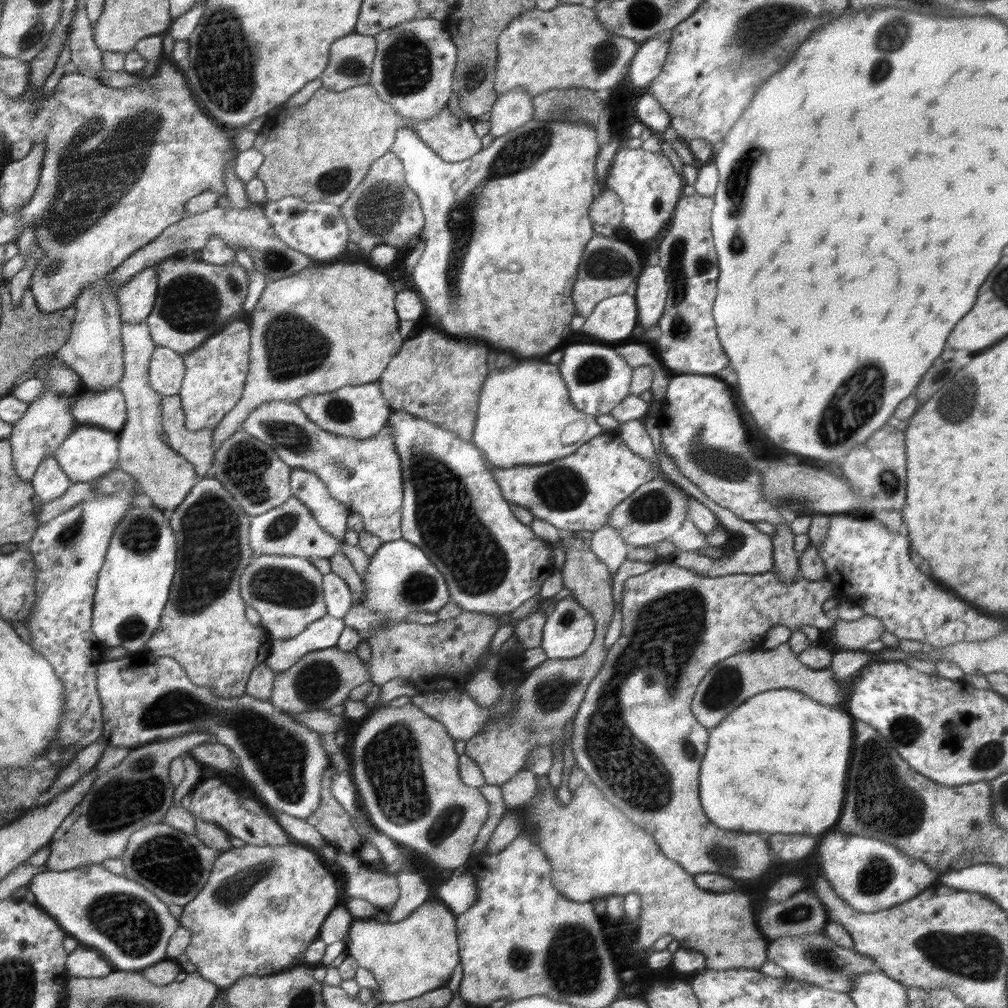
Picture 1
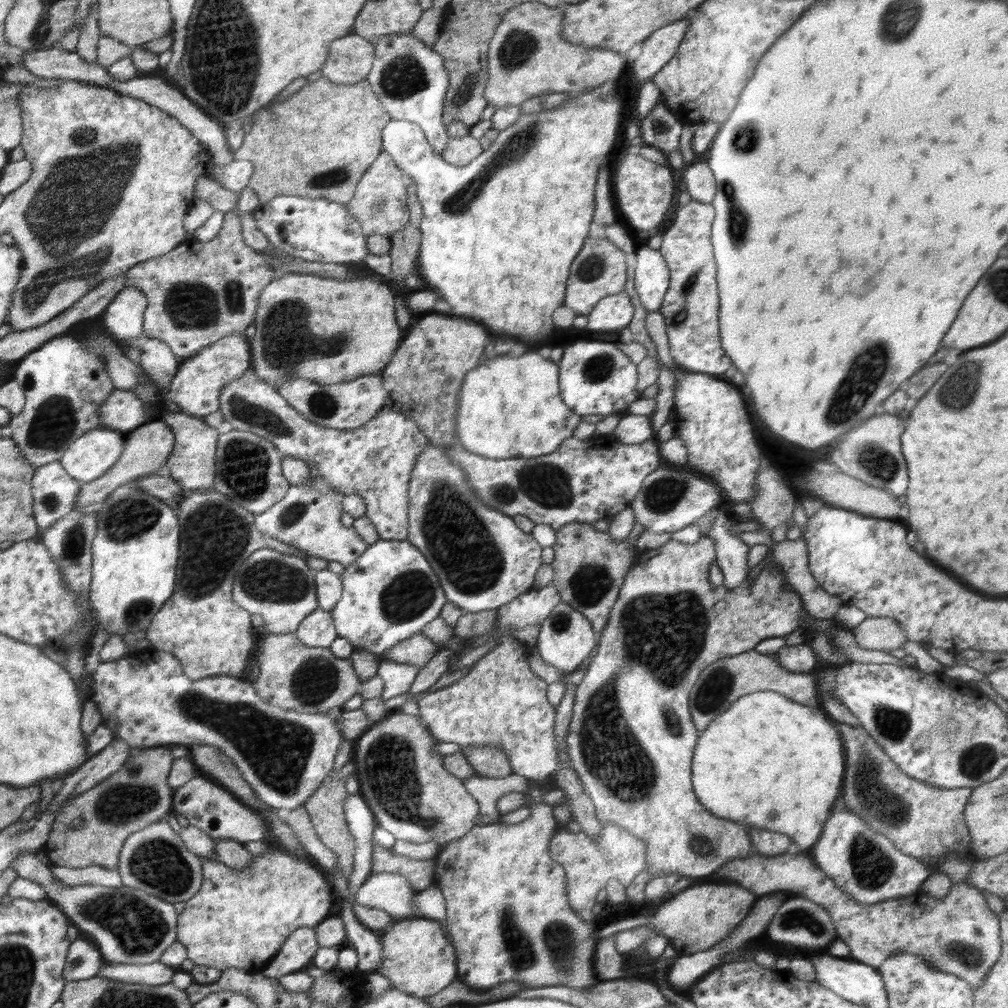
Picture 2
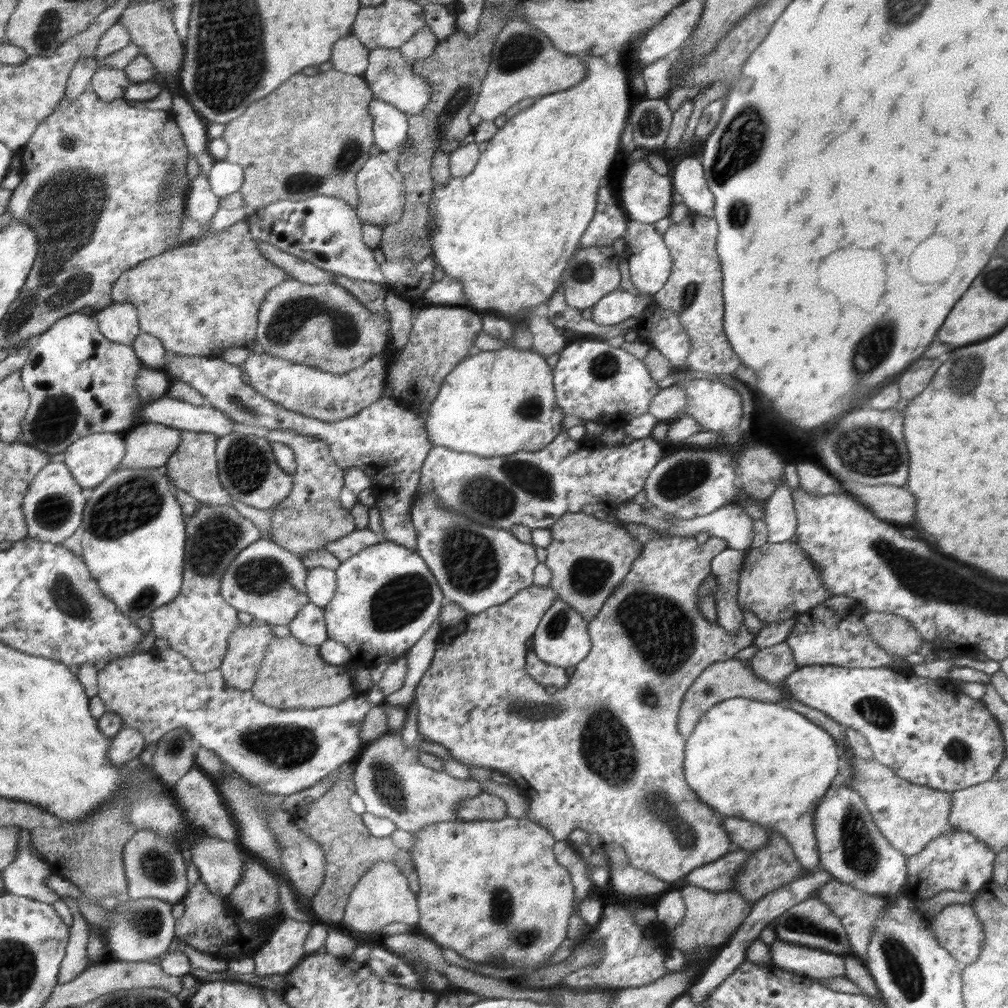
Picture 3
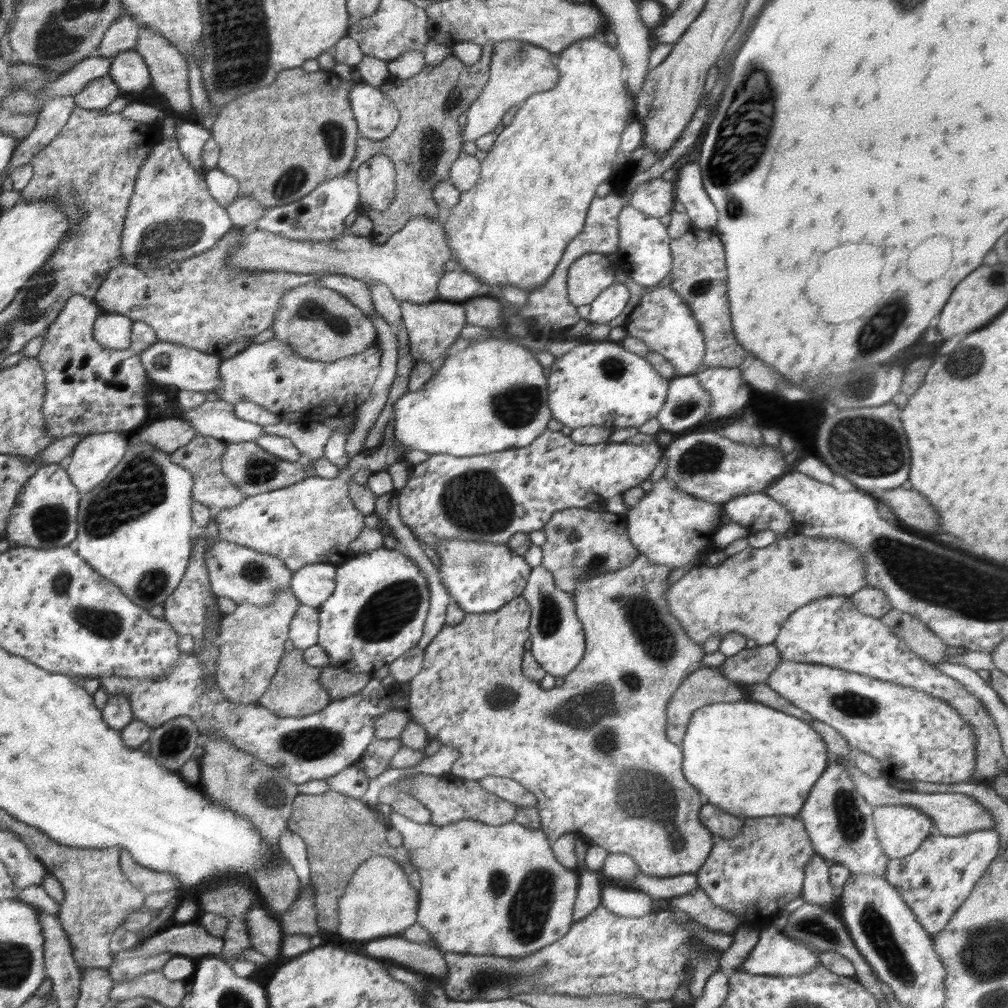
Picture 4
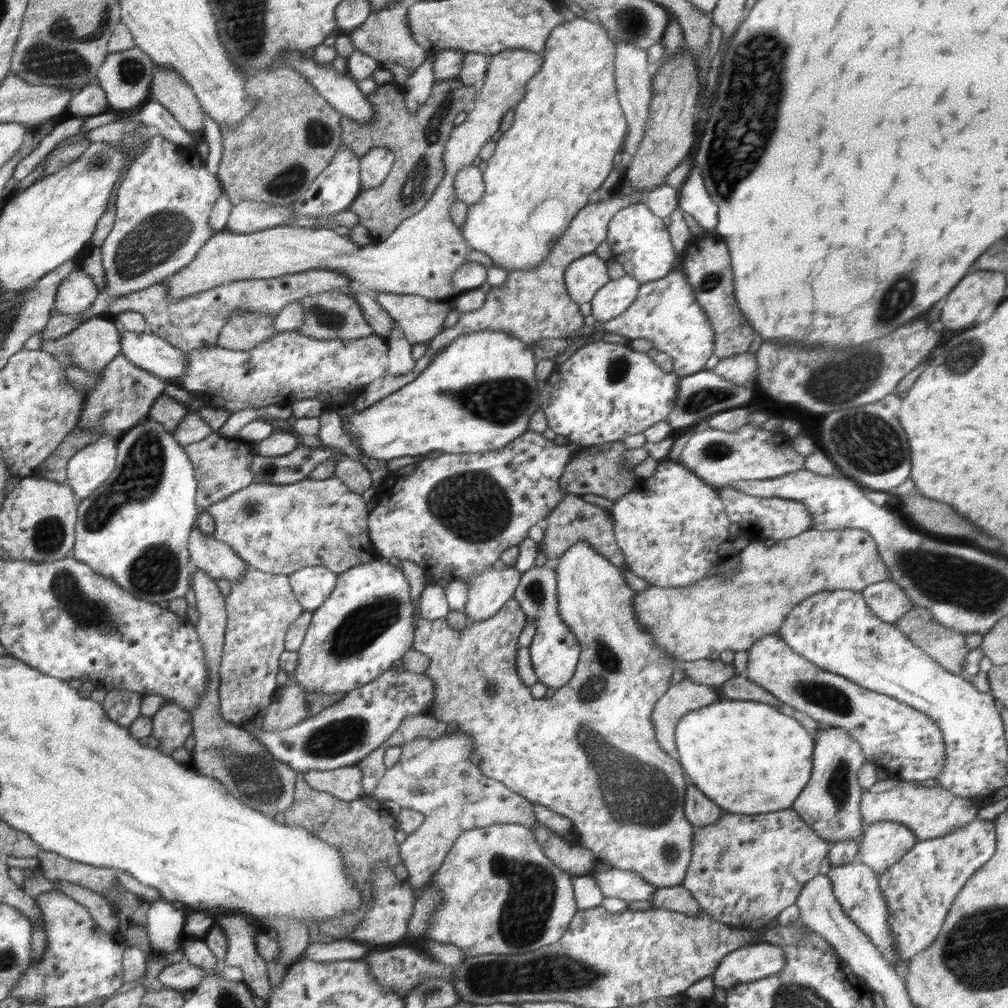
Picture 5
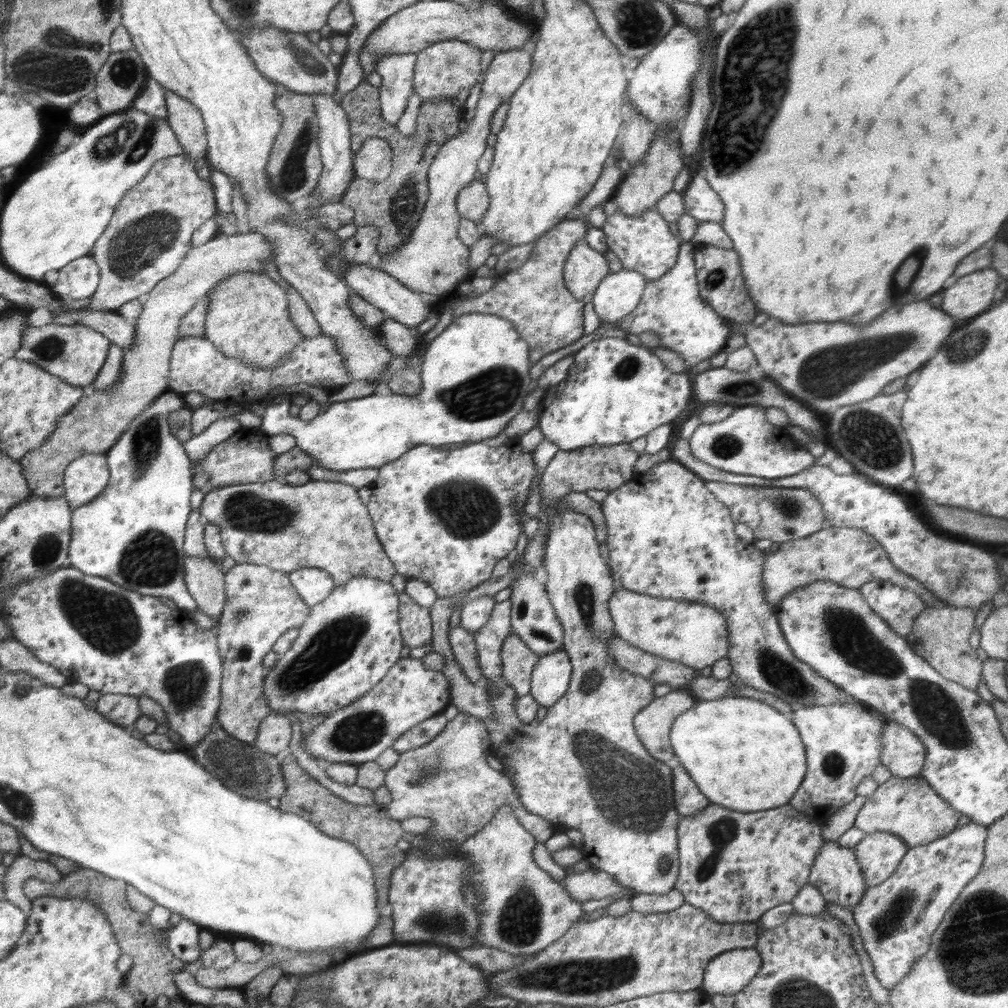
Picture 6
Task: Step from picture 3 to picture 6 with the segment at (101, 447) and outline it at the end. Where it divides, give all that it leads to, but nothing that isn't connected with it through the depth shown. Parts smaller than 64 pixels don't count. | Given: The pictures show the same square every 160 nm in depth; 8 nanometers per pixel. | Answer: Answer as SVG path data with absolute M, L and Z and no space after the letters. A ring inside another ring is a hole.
M105 453L83 454L65 469L66 500L73 510L93 501L106 488L109 470Z

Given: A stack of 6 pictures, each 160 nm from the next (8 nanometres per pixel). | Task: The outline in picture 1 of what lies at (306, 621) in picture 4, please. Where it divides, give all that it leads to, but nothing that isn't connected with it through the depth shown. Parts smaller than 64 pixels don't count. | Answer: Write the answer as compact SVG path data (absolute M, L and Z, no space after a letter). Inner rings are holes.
M327 612L322 618L309 624L298 636L284 640L272 640L268 668L281 673L298 662L309 652L332 648L338 642L345 624L343 619L334 618Z

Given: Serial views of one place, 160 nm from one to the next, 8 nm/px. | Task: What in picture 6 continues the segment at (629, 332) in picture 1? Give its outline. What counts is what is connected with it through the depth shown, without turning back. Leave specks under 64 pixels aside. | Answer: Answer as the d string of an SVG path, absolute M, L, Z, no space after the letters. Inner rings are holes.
M623 268L608 273L600 281L591 301L600 321L618 323L633 312L640 303L647 281L637 270Z

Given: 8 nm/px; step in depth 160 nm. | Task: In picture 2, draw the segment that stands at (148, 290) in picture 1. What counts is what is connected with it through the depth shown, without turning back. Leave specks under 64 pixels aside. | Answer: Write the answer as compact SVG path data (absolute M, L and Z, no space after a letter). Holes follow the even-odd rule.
M136 287L124 288L102 313L102 326L120 344L140 341L148 307L149 300L143 291Z

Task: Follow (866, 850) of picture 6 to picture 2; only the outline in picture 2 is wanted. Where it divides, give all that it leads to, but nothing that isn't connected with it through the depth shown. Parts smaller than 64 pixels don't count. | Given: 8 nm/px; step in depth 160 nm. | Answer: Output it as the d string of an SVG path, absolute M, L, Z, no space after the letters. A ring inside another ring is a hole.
M832 721L840 733L845 754L844 782L842 782L843 805L852 814L858 814L874 832L886 836L900 852L920 861L932 864L942 857L945 858L948 853L954 853L959 857L975 858L971 850L972 837L964 820L964 810L966 810L966 804L970 802L974 789L944 789L910 778L898 769L896 763L890 760L882 747L862 726L854 728L838 721Z

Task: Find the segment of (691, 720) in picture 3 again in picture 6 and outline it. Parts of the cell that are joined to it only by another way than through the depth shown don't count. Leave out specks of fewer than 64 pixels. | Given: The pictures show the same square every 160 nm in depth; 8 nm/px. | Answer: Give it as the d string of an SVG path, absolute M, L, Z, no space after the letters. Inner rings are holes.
M674 688L670 693L656 697L634 717L636 734L656 760L666 762L674 758L669 739L672 723L679 714L686 712L697 702L697 698L687 690Z

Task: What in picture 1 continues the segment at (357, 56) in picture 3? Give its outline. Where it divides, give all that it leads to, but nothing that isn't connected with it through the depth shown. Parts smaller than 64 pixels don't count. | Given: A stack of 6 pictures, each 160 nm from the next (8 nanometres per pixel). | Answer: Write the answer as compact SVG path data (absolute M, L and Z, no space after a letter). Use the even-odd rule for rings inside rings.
M360 33L336 39L334 50L329 52L326 74L321 74L321 86L334 92L366 86L371 77L373 60L377 51L374 36Z

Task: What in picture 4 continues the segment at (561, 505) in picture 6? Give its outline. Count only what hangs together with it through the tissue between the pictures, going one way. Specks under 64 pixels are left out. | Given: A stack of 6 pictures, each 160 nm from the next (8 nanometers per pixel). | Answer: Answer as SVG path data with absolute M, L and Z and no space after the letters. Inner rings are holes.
M587 508L556 511L542 528L546 542L540 546L543 552L541 566L553 574L560 590L573 596L575 588L592 575L624 569L639 557L638 549L631 545L626 534L626 527L627 517L624 513L598 512Z

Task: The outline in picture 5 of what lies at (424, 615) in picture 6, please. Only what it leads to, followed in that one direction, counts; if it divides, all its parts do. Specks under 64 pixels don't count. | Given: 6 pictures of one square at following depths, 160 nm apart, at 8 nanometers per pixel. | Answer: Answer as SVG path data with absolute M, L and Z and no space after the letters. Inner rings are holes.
M576 541L571 547L568 547L568 550L565 550L563 552L563 555L557 561L558 566L553 566L553 569L555 570L557 576L557 604L559 609L559 617L562 619L562 622L564 624L568 625L570 632L574 634L574 636L577 638L578 644L580 645L580 654L576 665L576 670L574 671L572 678L567 682L566 685L564 685L562 688L559 688L550 699L546 699L545 697L542 699L534 699L530 694L530 687L526 686L517 675L516 651L519 648L518 637L520 636L523 630L527 616L525 612L521 609L518 602L516 602L516 599L511 598L508 602L505 602L502 605L502 608L500 608L500 610L496 612L494 616L491 616L486 620L482 620L480 622L470 622L470 625L467 626L464 630L452 630L452 628L450 628L450 625L447 623L446 618L430 620L425 619L422 616L421 609L419 609L419 598L421 597L421 592L424 590L425 587L424 571L422 571L422 569L418 567L418 565L414 564L414 562L410 562L409 560L401 561L402 572L405 572L405 577L408 578L409 581L409 590L412 592L413 622L417 623L416 634L414 635L415 640L413 641L413 649L417 650L418 652L422 652L426 654L426 656L430 657L430 664L428 665L428 668L425 670L424 674L428 675L435 682L435 700L431 703L431 706L427 710L426 714L432 715L434 718L437 718L438 720L441 720L446 724L452 721L456 722L458 731L462 731L463 733L469 734L473 738L473 754L482 758L482 761L480 761L480 763L478 763L476 766L478 766L478 770L482 771L482 774L484 774L484 776L488 776L488 778L492 778L497 782L502 782L502 784L504 784L508 789L512 790L512 792L522 796L523 798L526 798L529 803L536 803L536 805L544 806L546 809L549 809L550 811L554 812L554 814L560 814L560 816L569 818L573 824L572 835L578 837L580 847L588 848L588 850L594 853L597 862L609 862L609 864L611 864L614 869L619 868L620 870L629 870L632 872L637 872L637 874L639 874L645 880L645 882L651 884L652 886L657 886L658 889L662 887L670 887L676 884L681 884L681 882L684 880L687 868L690 866L692 840L694 840L694 832L696 829L692 827L692 825L690 824L690 822L688 822L688 819L684 815L684 800L686 800L686 788L688 788L690 782L688 781L684 770L682 770L682 766L680 766L679 760L673 759L667 752L664 752L664 750L662 750L658 746L655 737L655 732L651 725L652 721L650 720L656 702L658 702L658 699L670 688L670 678L672 678L672 674L674 674L674 670L676 669L675 664L673 664L676 658L673 654L670 654L665 648L658 646L657 642L655 641L655 638L653 638L653 636L651 636L651 634L649 634L649 632L647 632L647 630L645 630L645 628L643 628L643 626L641 626L639 622L637 622L637 618L635 618L635 612L633 611L633 596L637 592L634 591L631 587L628 587L628 585L626 585L624 575L621 575L621 573L623 573L622 570L620 570L620 568L616 567L615 565L612 565L607 558L604 558L604 556L602 556L596 549L593 549L592 545L588 541Z

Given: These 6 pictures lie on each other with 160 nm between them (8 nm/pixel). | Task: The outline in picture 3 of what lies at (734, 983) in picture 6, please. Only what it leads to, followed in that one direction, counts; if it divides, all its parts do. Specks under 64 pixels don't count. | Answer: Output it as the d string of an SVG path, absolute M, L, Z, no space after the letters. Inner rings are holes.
M775 939L769 946L773 965L796 975L812 979L845 976L842 956L822 949L813 949L796 943Z

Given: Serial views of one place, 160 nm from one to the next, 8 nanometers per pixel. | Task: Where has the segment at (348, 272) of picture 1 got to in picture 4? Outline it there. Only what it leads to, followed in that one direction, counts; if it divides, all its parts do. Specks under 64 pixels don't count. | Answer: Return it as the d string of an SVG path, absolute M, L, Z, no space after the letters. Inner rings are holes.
M314 282L286 292L270 329L274 332L274 339L285 342L294 354L316 362L350 358L378 344L376 325L362 310L338 291L322 288Z

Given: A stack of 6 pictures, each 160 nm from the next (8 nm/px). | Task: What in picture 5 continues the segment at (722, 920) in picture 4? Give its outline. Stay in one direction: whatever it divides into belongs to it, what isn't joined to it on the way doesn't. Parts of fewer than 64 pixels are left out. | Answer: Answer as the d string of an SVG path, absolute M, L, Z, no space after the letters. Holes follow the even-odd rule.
M676 884L670 887L662 887L655 890L653 895L650 895L650 903L654 909L664 909L686 912L686 914L702 914L702 907L692 896L692 893L681 884Z

